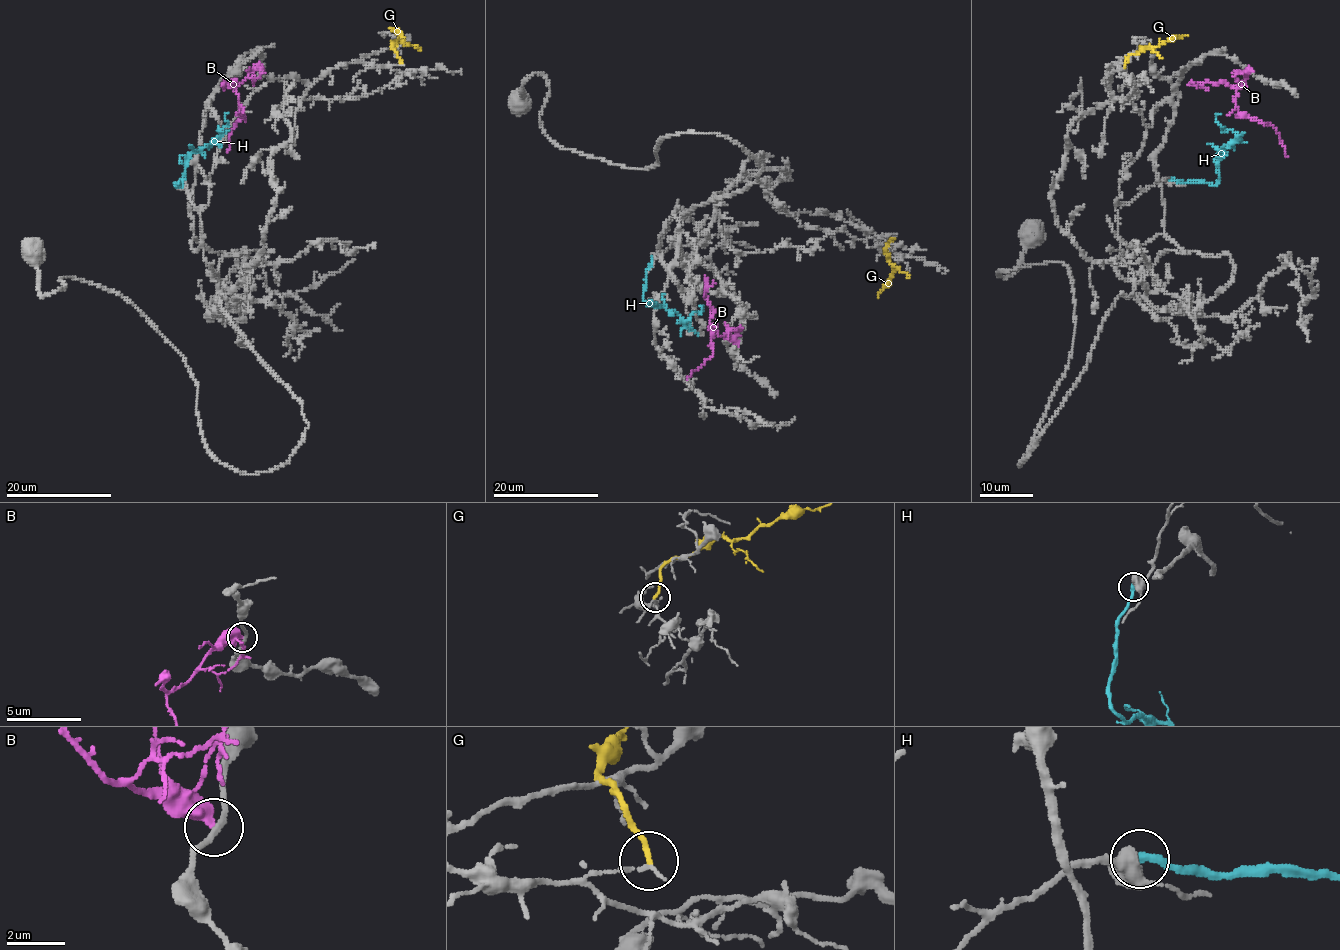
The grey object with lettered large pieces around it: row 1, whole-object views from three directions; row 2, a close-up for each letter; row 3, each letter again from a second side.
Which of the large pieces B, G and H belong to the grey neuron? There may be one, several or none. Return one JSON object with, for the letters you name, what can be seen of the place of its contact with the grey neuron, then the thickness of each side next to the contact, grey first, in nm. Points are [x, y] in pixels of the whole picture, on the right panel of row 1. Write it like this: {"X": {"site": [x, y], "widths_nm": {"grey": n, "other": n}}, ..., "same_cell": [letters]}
{"same_cell": []}

